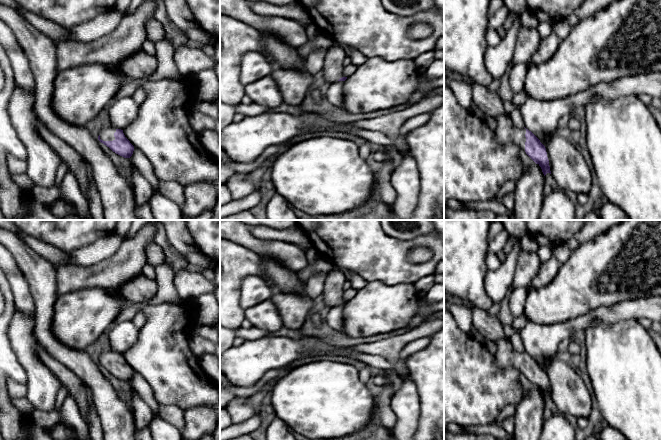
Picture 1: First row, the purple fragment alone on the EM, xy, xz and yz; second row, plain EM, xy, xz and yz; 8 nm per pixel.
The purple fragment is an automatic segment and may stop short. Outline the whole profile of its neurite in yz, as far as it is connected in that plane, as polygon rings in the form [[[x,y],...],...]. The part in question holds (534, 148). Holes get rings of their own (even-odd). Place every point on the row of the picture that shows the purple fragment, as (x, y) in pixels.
[[[477,83],[469,84],[472,89],[474,104],[497,122],[494,138],[500,145],[515,144],[538,164],[544,176],[551,174],[545,146],[528,129],[518,129],[511,118],[506,115],[503,100],[497,93],[490,92],[487,87]]]

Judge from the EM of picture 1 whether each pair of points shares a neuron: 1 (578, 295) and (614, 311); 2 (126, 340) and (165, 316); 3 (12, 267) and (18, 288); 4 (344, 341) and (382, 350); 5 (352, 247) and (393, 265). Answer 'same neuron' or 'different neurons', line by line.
1: different neurons
2: different neurons
3: same neuron
4: different neurons
5: same neuron

